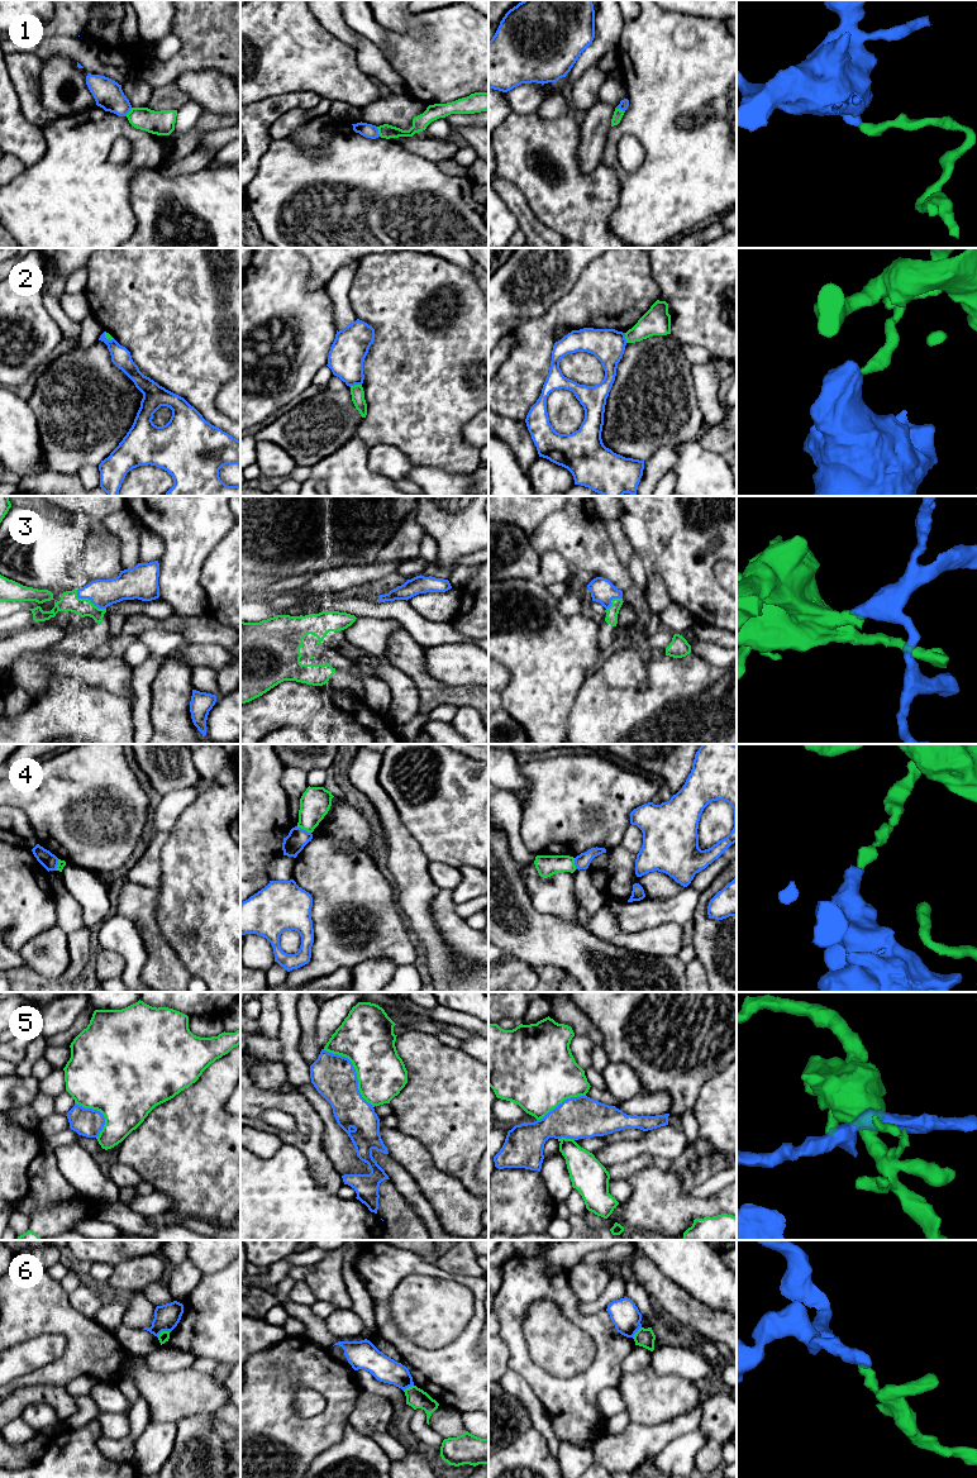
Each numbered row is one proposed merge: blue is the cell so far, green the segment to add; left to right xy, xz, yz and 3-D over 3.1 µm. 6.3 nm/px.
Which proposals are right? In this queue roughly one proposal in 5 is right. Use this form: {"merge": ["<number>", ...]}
{"merge": ["3"]}

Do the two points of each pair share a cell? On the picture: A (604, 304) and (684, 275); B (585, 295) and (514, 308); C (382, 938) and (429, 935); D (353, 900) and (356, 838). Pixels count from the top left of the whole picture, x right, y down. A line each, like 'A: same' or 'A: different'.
A: different
B: different
C: different
D: different

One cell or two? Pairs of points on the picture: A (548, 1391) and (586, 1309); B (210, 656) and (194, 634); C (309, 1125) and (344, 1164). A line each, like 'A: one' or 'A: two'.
A: two
B: two
C: two

